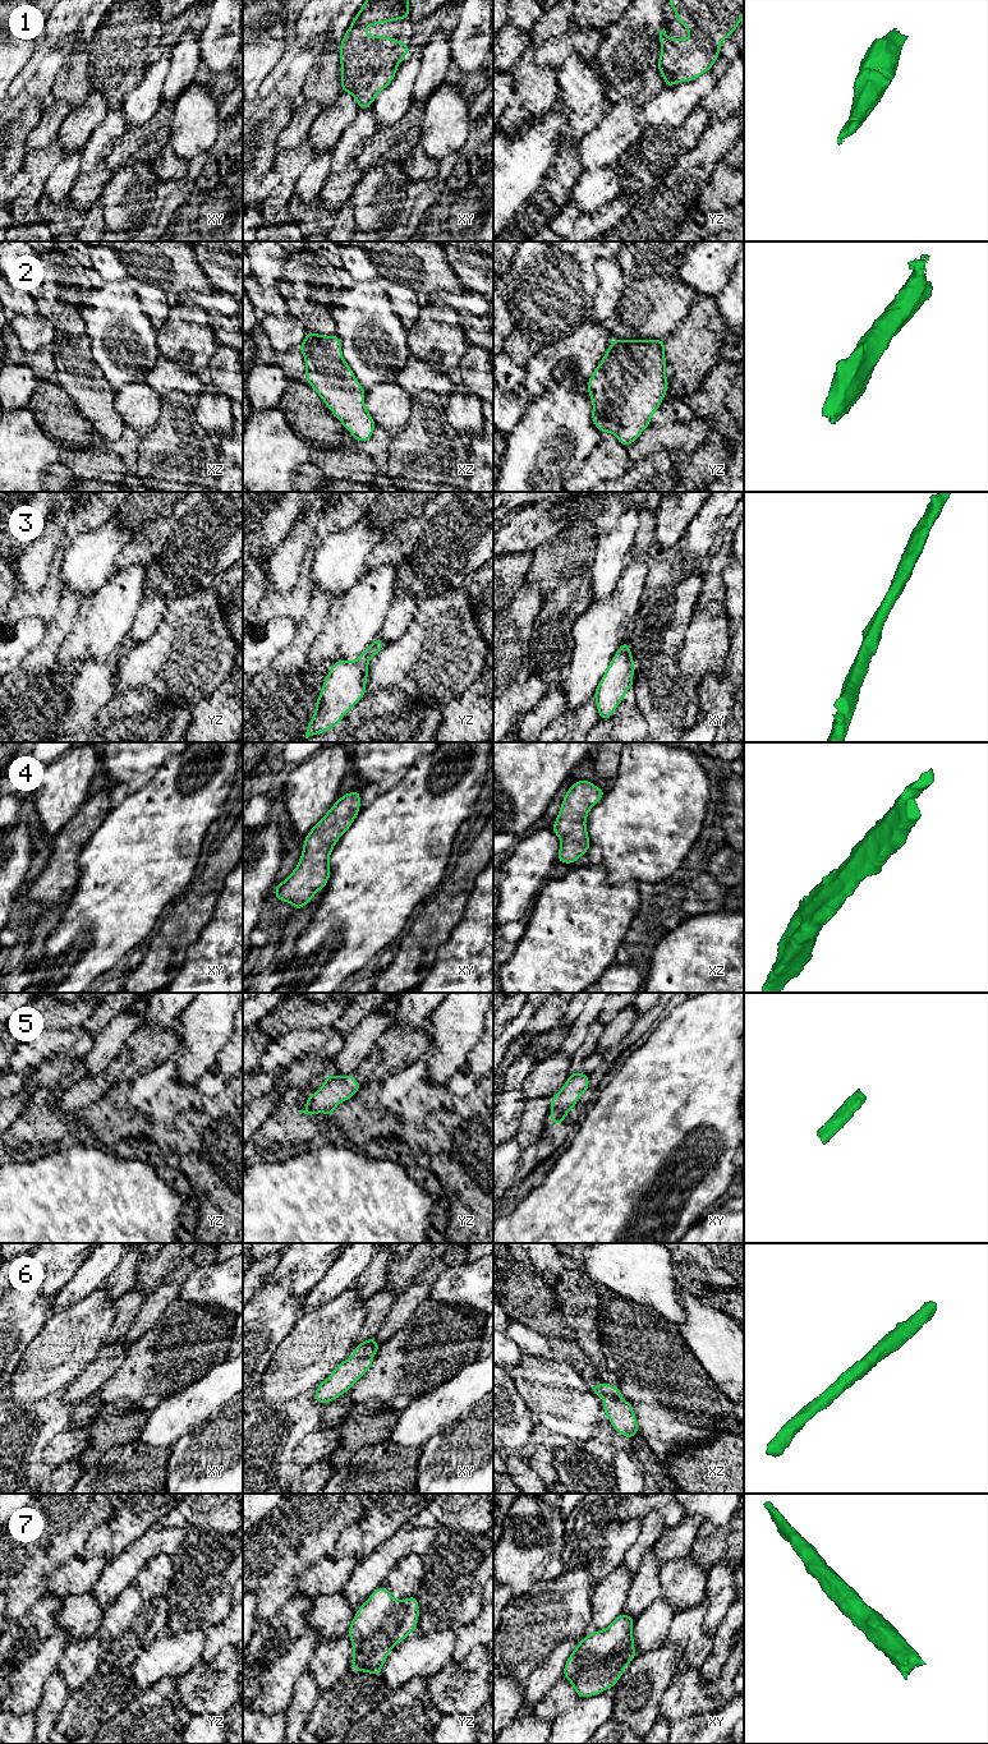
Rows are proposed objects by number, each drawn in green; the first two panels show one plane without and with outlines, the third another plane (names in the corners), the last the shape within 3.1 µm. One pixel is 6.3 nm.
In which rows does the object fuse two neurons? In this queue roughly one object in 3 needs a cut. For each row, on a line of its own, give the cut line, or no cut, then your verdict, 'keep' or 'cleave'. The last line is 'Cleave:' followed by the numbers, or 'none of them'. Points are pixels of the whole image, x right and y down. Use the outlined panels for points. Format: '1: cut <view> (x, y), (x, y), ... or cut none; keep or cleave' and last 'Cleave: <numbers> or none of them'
1: cut none; keep
2: cut none; keep
3: cut none; keep
4: cut none; keep
5: cut none; keep
6: cut none; keep
7: cut none; keep
Cleave: none of them

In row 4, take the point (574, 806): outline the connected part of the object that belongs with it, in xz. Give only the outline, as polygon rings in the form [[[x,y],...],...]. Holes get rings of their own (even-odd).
[[[589,781],[574,782],[567,790],[552,830],[561,839],[557,861],[574,864],[590,847],[585,822],[589,810],[598,804],[606,791]]]

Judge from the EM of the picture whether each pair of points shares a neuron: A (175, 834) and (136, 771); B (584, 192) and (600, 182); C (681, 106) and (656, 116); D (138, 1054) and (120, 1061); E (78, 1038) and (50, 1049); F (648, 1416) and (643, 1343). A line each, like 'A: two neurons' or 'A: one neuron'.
A: two neurons
B: one neuron
C: one neuron
D: two neurons
E: one neuron
F: one neuron

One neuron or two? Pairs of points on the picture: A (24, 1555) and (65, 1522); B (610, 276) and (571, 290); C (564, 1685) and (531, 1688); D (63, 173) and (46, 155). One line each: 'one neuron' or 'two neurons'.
A: one neuron
B: two neurons
C: two neurons
D: two neurons

